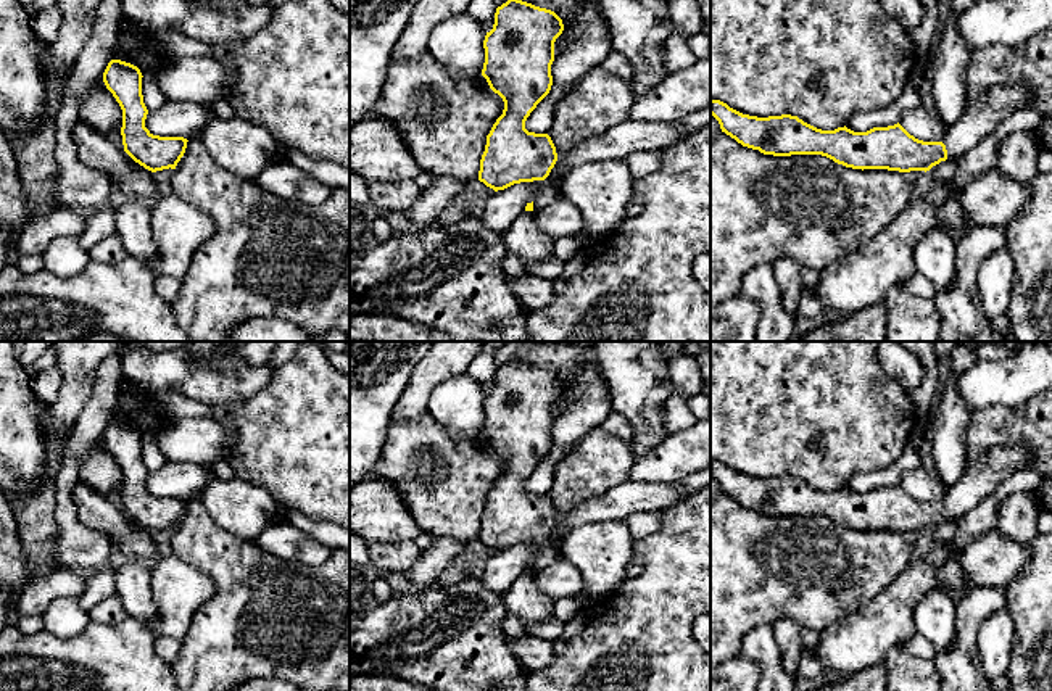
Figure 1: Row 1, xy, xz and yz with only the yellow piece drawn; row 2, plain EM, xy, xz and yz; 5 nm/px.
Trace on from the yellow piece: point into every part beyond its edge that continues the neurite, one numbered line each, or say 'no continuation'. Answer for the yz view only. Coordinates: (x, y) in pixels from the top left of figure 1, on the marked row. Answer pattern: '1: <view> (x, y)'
1: yz (980, 119)

